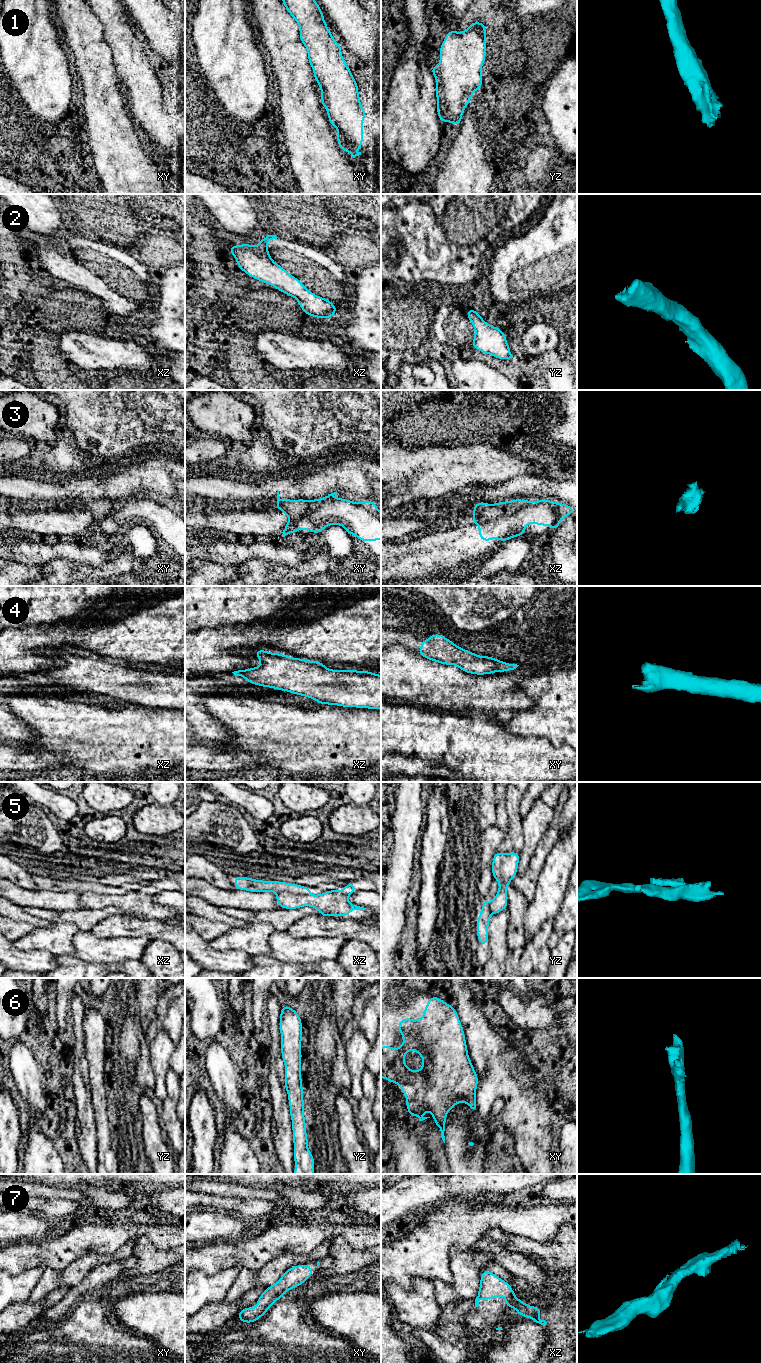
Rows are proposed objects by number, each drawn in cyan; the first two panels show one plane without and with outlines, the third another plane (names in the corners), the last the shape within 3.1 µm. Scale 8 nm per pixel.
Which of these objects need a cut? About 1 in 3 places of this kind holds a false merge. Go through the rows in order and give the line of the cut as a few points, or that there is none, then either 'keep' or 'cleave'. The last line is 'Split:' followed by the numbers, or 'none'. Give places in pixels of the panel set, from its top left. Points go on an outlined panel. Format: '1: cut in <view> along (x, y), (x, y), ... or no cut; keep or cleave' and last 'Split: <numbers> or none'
1: no cut; keep
2: no cut; keep
3: no cut; keep
4: no cut; keep
5: cut in xz along (309, 893), (293, 894), (279, 892), (277, 894); cleave
6: no cut; keep
7: no cut; keep
Split: 5

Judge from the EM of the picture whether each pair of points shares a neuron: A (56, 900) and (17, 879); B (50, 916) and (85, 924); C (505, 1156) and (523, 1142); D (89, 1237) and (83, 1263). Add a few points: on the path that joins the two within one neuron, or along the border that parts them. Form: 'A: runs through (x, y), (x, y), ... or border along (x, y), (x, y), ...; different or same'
A: border along (13, 883), (28, 889), (38, 889); different
B: runs through (59, 917), (76, 917); same
C: border along (500, 1129), (512, 1135), (514, 1152), (522, 1163); different
D: border along (109, 1253), (102, 1254), (88, 1251), (65, 1266); different

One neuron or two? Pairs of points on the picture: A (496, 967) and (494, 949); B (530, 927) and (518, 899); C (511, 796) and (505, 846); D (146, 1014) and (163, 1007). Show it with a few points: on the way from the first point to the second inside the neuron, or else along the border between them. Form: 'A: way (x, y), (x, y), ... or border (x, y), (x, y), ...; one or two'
A: way (496, 963), (496, 953); one
B: border (529, 905), (524, 918), (525, 938); two
C: way (513, 808), (513, 834); one
D: border (165, 988), (157, 1004), (157, 1017), (146, 1031); two

